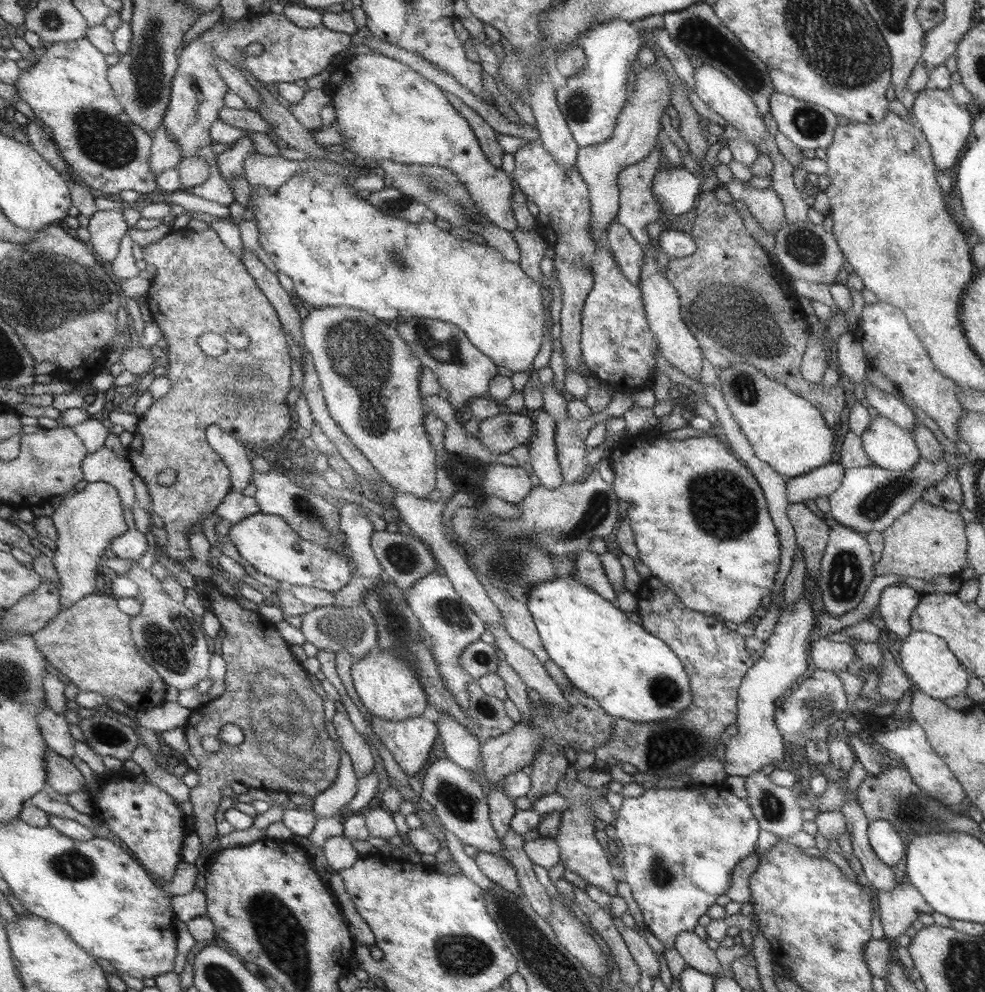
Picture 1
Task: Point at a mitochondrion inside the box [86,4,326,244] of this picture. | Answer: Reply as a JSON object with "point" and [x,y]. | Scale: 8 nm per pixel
{"point":[146,74]}

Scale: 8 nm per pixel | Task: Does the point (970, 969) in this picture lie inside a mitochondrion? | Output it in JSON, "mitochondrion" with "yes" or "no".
{"mitochondrion":"yes"}

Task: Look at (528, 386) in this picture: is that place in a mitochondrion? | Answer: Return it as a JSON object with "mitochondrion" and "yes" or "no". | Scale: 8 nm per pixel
{"mitochondrion":"no"}

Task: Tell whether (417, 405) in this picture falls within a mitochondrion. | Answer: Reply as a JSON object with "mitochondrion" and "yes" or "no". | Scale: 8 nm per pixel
{"mitochondrion":"no"}

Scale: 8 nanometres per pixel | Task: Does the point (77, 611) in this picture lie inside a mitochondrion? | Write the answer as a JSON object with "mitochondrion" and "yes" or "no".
{"mitochondrion":"no"}

